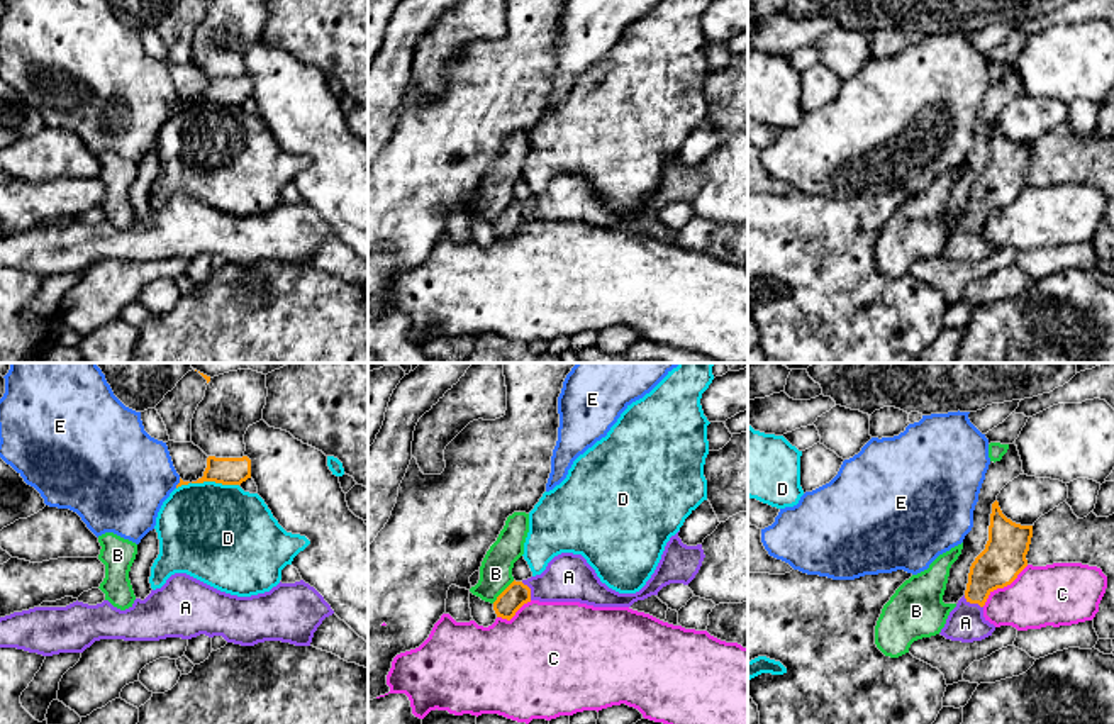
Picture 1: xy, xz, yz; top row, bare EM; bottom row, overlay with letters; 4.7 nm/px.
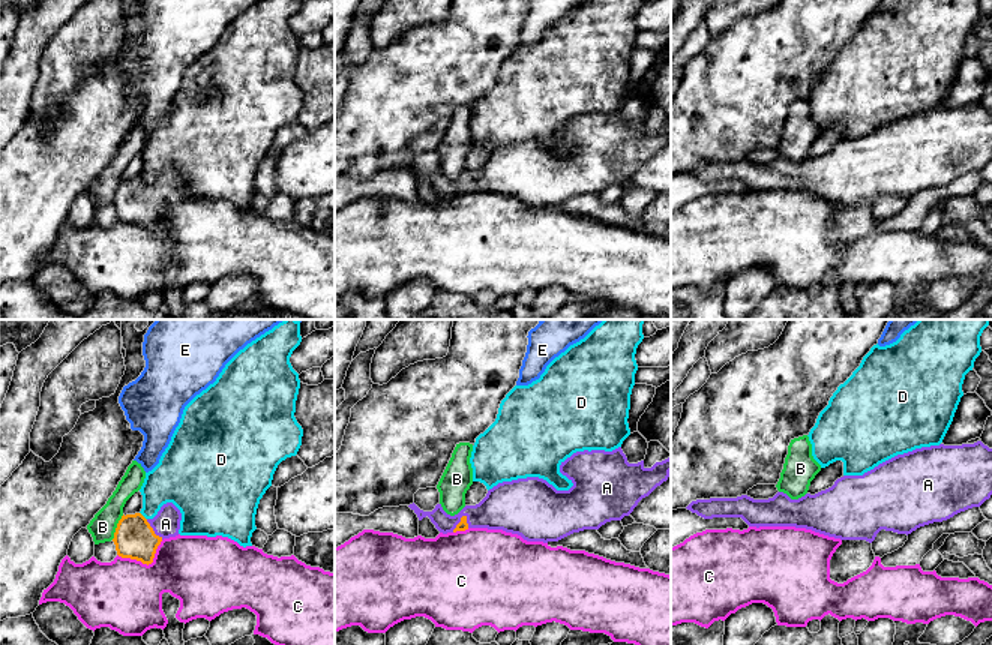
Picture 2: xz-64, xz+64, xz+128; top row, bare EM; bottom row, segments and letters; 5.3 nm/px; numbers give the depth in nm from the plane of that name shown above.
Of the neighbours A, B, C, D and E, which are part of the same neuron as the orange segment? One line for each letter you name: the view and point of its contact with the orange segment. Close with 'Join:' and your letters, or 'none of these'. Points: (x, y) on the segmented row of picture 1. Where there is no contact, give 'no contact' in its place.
A: meets orange in yz at (974, 602)
Join: A

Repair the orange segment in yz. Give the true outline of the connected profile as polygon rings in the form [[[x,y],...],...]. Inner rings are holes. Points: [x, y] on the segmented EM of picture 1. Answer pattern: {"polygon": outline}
{"polygon": [[[997,500],[992,504],[989,541],[972,563],[965,595],[950,612],[941,636],[961,643],[992,636],[995,626],[983,617],[983,605],[994,590],[1011,585],[1028,566],[1031,537],[1033,526],[1012,522]]]}

